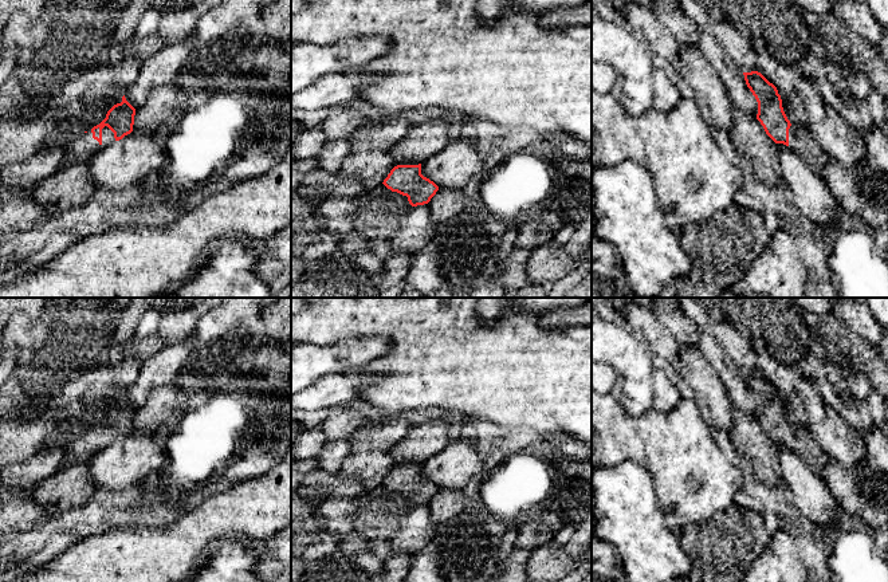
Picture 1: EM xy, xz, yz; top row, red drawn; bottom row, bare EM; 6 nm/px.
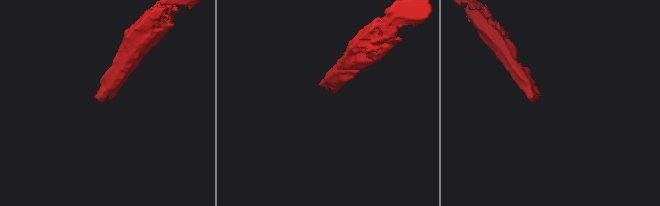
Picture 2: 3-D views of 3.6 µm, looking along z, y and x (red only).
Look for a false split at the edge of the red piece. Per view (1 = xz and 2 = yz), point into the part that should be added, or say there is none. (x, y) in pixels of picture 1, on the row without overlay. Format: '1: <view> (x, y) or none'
1: none
2: yz (800, 440)

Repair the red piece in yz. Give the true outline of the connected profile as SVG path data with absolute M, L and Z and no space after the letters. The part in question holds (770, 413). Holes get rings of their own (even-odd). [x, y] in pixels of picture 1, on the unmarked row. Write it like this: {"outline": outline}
{"outline": "M743 373L744 381L758 402L757 420L766 434L775 443L783 444L801 456L818 475L829 461L828 455L812 437L806 428L793 426L787 420L777 388L761 373Z"}

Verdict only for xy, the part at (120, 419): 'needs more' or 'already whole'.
needs more

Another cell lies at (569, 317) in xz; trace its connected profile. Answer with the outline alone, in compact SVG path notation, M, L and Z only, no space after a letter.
M592 302L579 307L551 310L539 315L538 323L545 330L592 325Z

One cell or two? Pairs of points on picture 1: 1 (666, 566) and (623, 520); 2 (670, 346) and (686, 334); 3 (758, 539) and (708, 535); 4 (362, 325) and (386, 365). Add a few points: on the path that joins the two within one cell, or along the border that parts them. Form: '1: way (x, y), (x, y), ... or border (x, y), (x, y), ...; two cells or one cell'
1: way (655, 555), (633, 531); one cell
2: border (657, 317), (680, 346); two cells
3: way (746, 539), (720, 539); one cell
4: way (377, 325), (384, 325), (399, 339), (399, 350); one cell

